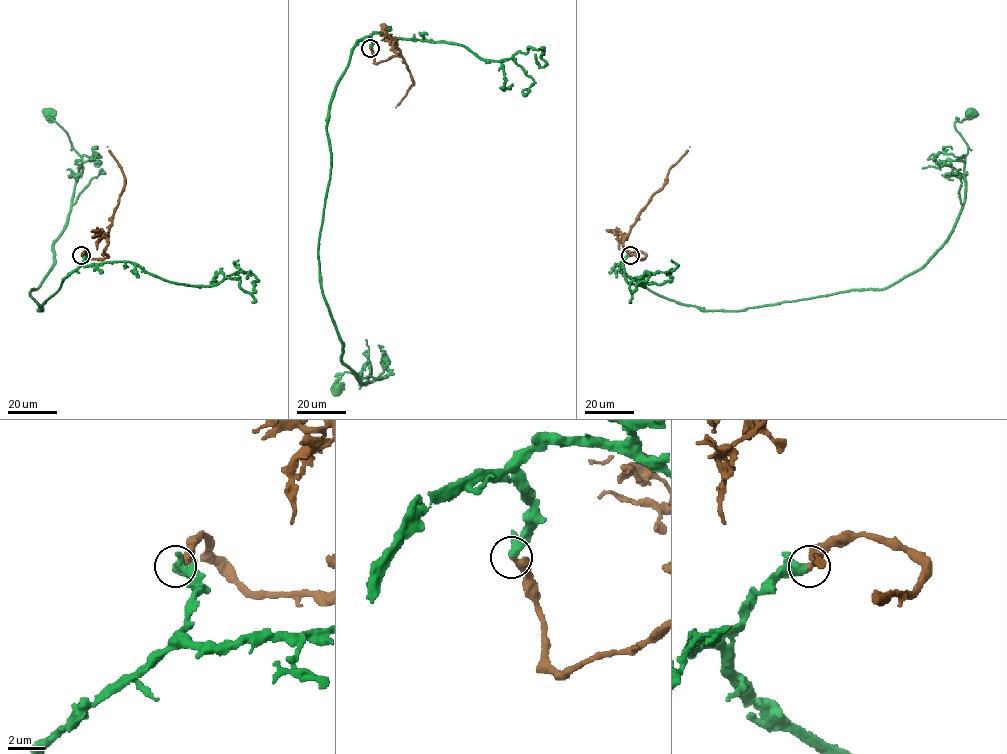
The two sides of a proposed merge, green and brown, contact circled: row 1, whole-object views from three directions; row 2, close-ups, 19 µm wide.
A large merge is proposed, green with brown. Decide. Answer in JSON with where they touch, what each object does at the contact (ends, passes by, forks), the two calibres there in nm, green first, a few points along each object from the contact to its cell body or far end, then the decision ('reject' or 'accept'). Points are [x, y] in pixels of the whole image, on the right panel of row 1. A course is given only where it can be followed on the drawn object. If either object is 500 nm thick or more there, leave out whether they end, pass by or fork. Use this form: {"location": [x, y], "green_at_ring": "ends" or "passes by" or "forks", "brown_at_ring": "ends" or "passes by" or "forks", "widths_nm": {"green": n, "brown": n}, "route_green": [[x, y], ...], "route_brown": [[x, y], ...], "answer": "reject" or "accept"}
{"location": [630, 255], "green_at_ring": "passes by", "brown_at_ring": "ends", "widths_nm": {"green": 360, "brown": 440}, "route_green": [[630, 255], [620, 265], [631, 278], [706, 310], [884, 289], [953, 229], [968, 148], [954, 122], [969, 113]], "route_brown": [[631, 255], [637, 251], [645, 255], [640, 259], [629, 252], [623, 238], [663, 186], [668, 171], [690, 146]], "answer": "accept"}

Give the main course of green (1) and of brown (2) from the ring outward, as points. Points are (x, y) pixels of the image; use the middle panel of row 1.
1: (370, 47), (369, 38), (353, 49), (327, 123), (320, 288), (341, 361), (370, 382), (344, 372), (336, 386)
2: (370, 48), (376, 63), (387, 60), (396, 54), (393, 43), (396, 41), (412, 84), (396, 107)

